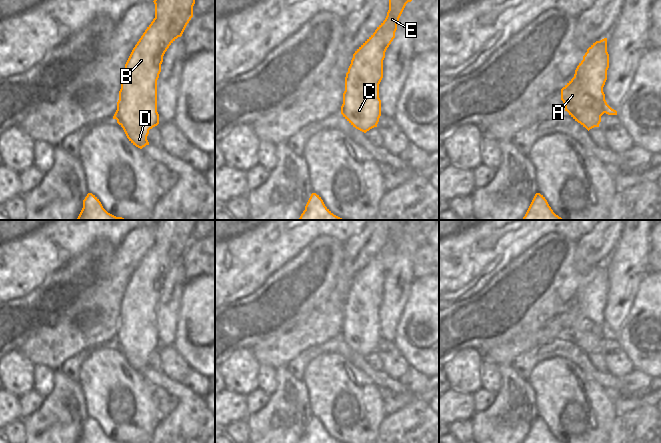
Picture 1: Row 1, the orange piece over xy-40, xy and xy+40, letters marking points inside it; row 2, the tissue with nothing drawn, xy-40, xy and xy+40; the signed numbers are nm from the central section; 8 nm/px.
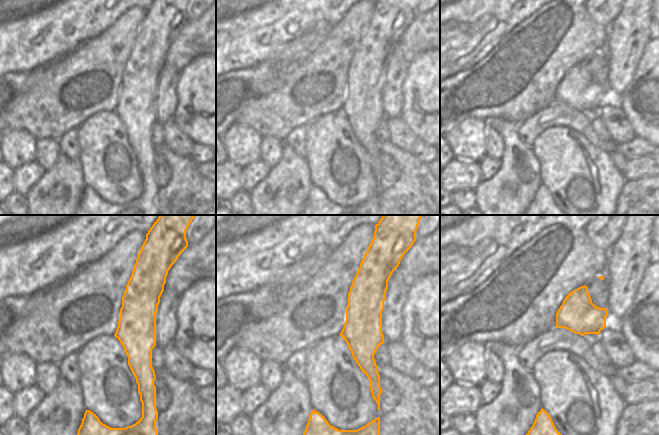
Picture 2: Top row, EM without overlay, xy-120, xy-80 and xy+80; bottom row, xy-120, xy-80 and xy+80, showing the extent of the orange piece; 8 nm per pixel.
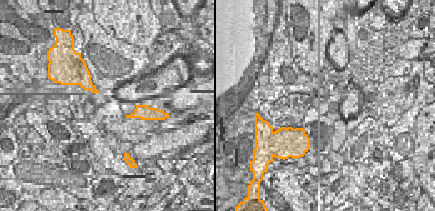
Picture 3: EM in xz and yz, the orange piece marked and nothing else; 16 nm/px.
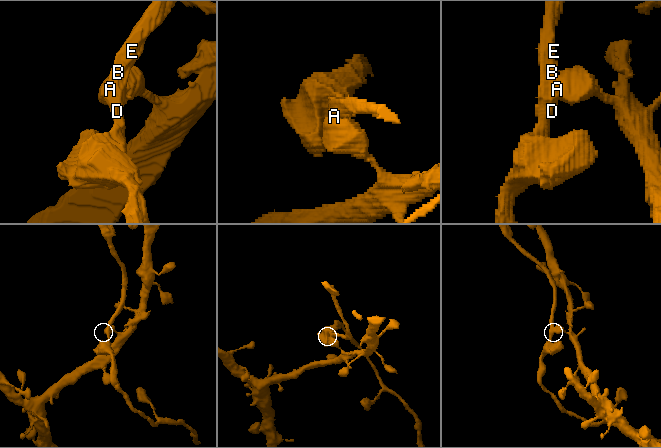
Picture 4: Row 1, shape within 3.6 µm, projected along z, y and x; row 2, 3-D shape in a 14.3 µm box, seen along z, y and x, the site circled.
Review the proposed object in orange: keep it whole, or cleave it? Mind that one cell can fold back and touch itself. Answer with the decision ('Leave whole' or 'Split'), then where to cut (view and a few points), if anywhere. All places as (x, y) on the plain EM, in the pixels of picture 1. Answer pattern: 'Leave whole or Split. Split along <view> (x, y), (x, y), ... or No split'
Split. Split along xy+40 (573, 301), (592, 325), (587, 330), (576, 330), (566, 334).

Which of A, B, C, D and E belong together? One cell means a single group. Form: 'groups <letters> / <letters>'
groups A / B C D E

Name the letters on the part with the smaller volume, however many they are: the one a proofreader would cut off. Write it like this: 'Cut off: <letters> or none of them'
Cut off: B, C, D, E.

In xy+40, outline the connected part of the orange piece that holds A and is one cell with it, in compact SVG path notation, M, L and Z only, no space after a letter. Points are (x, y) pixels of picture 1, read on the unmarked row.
M574 301L561 313L561 324L565 328L565 335L569 332L588 331L593 326L593 322L583 316Z

